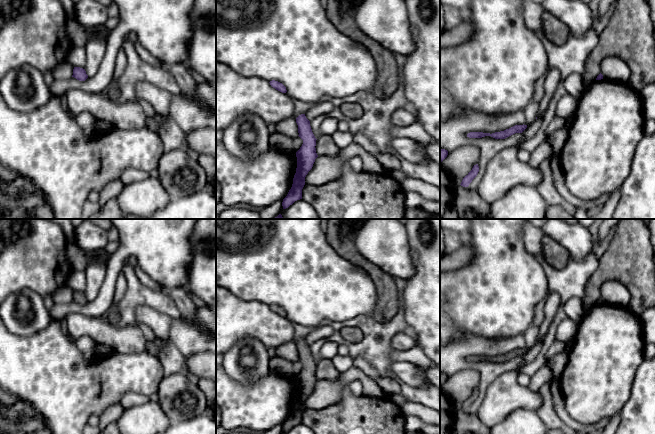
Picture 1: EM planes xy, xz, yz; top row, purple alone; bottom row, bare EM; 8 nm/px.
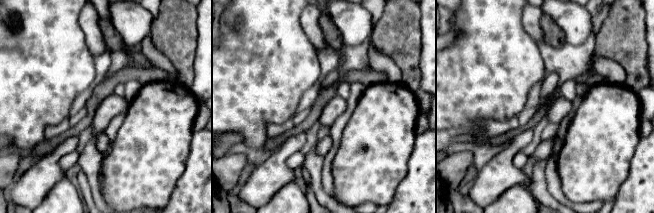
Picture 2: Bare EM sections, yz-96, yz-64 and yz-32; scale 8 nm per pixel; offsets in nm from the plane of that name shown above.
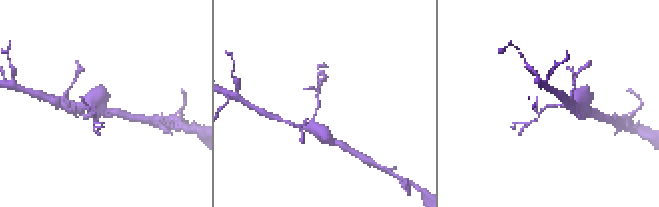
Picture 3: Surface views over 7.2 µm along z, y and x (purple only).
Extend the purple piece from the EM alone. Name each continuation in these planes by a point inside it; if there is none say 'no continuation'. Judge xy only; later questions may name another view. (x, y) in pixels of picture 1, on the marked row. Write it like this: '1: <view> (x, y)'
no continuation

